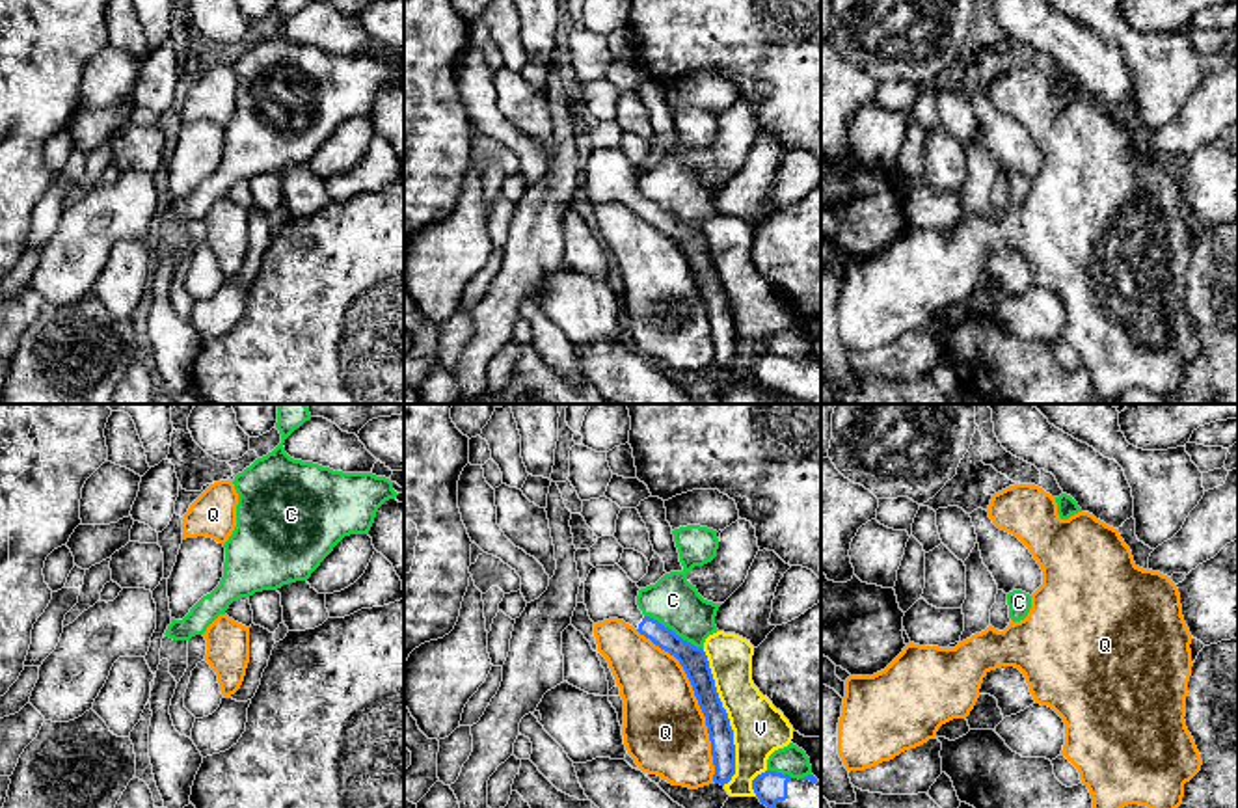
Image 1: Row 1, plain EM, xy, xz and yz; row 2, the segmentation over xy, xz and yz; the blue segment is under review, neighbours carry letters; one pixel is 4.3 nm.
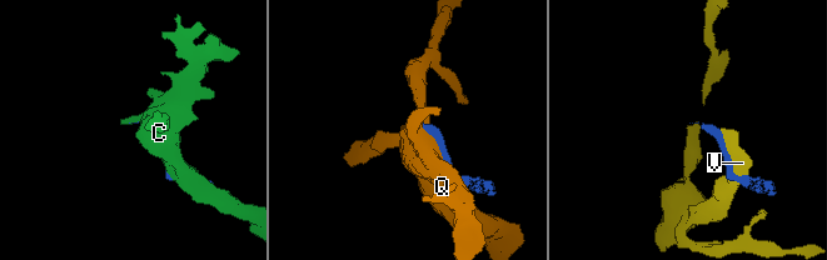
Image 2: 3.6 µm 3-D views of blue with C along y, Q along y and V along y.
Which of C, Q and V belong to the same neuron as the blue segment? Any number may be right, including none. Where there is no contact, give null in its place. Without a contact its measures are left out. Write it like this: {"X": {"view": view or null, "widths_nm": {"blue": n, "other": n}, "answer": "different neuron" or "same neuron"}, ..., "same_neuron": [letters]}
{"C": {"view": "xz", "widths_nm": {"blue": 120, "other": 220}, "answer": "different neuron"}, "Q": {"view": "xz", "widths_nm": {"blue": 120, "other": 360}, "answer": "different neuron"}, "V": {"view": "xz", "widths_nm": {"blue": 110, "other": 220}, "answer": "different neuron"}, "same_neuron": []}

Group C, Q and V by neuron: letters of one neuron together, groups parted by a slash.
C / Q / V

